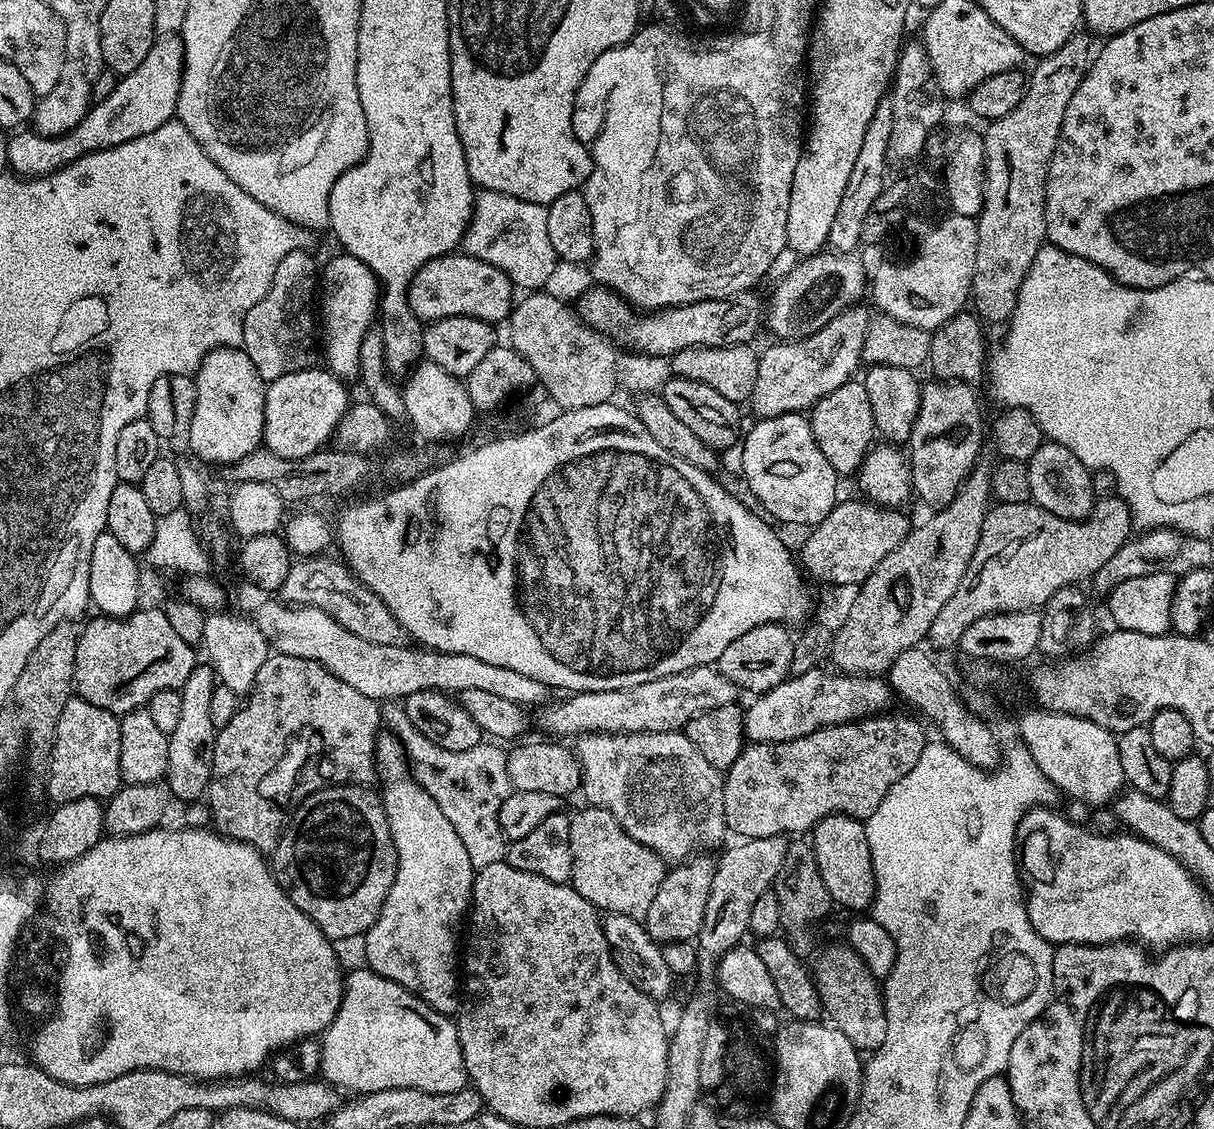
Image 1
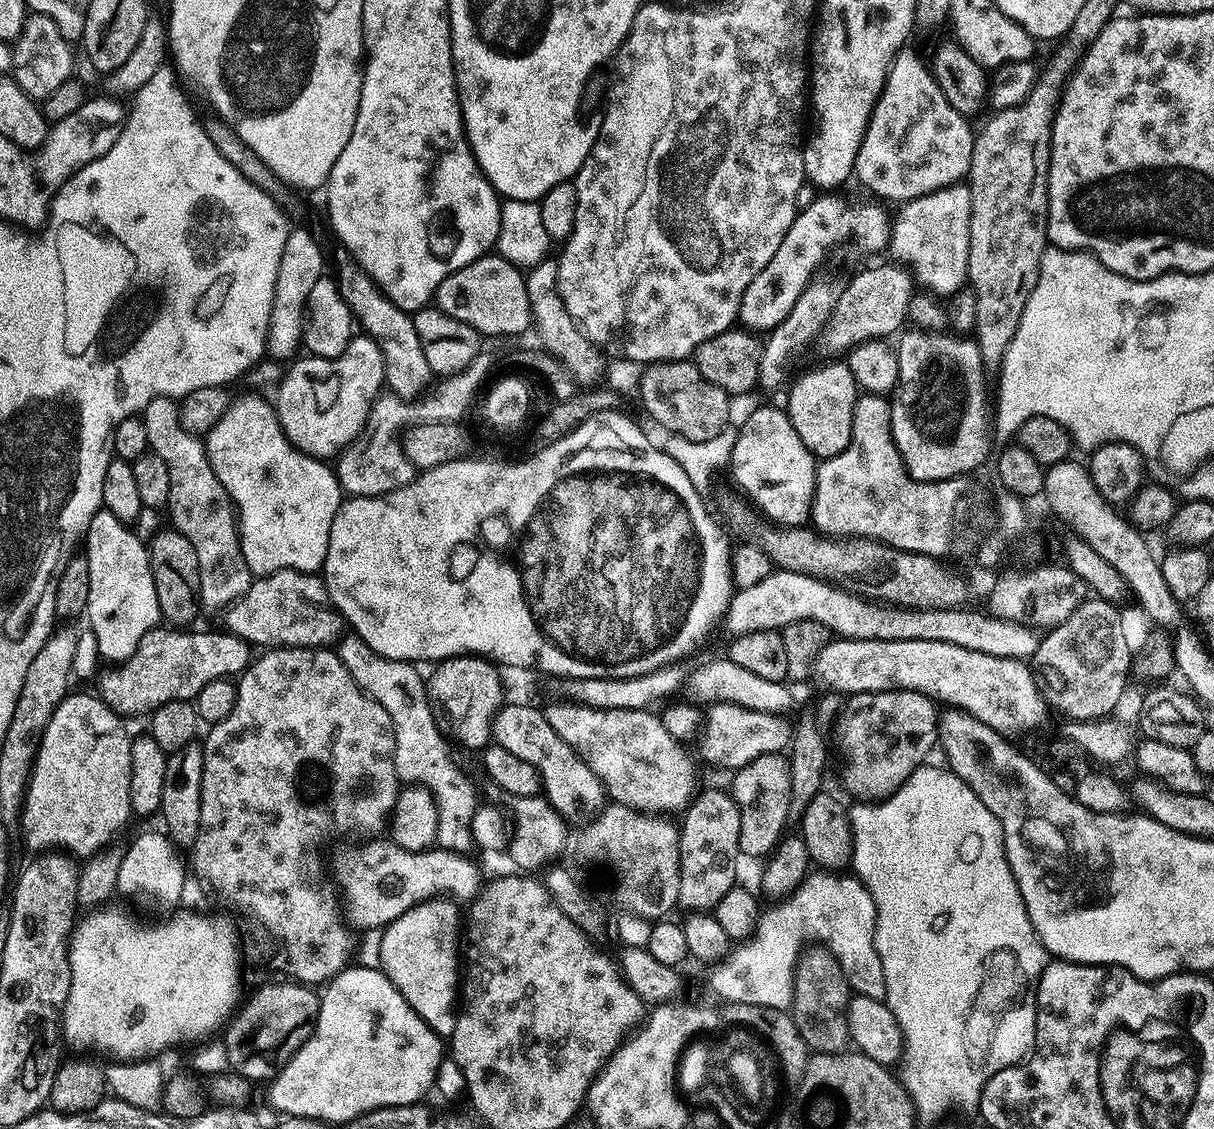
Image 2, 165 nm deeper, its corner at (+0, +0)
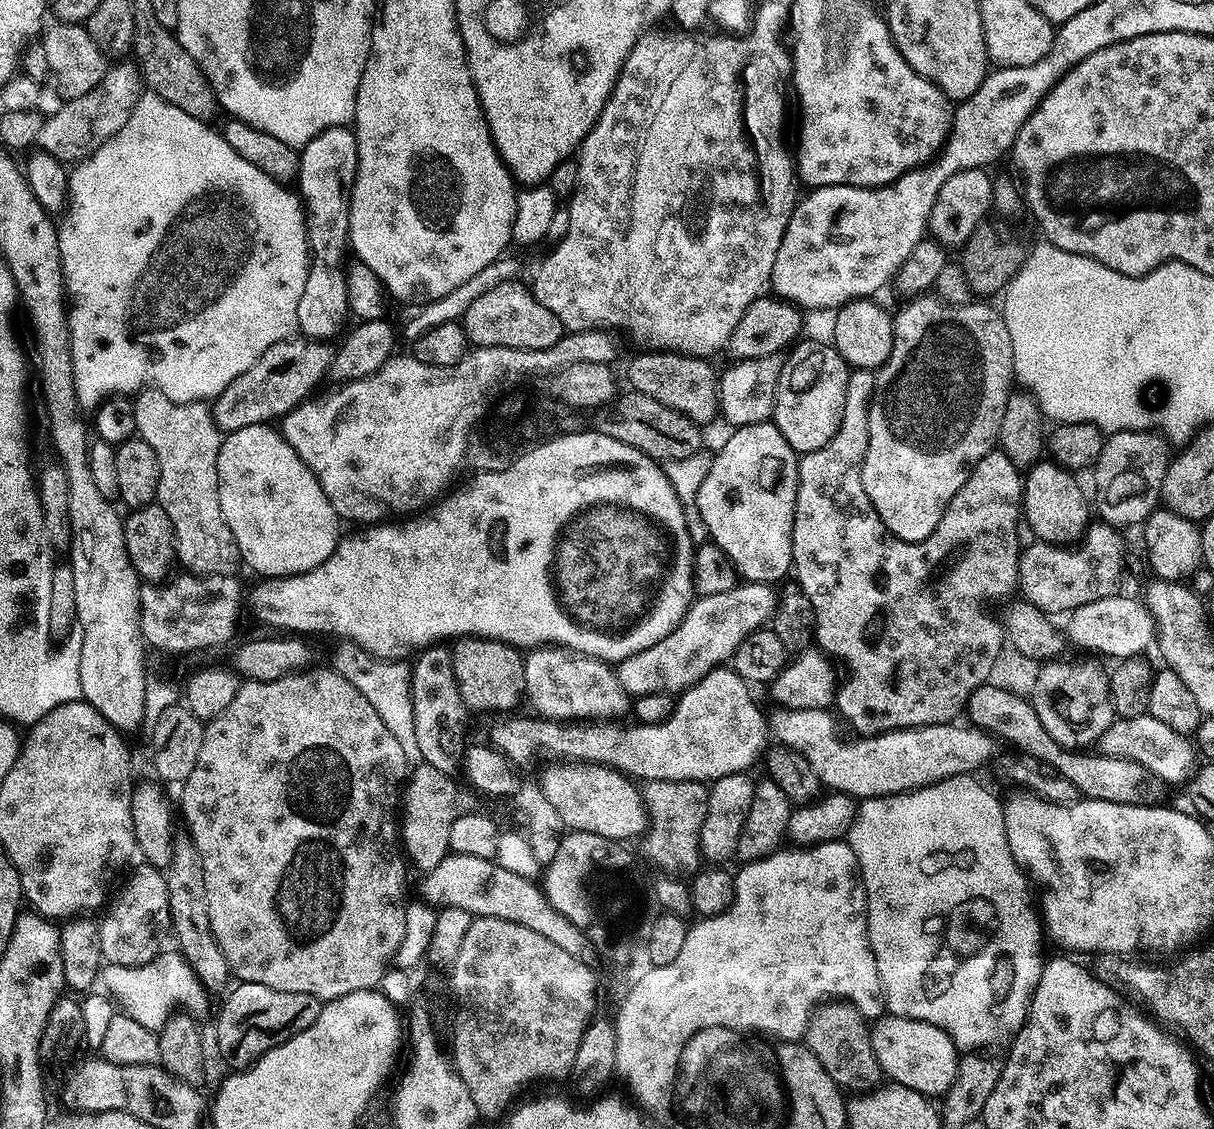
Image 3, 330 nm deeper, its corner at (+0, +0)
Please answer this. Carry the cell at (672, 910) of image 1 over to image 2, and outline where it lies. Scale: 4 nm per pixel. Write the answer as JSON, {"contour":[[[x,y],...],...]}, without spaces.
{"contour":[[[708,788],[699,793],[692,803],[684,809],[684,824],[680,830],[680,877],[678,878],[678,904],[682,909],[712,910],[716,903],[737,883],[736,859],[741,859],[740,851],[740,811],[731,791],[720,788]]]}

